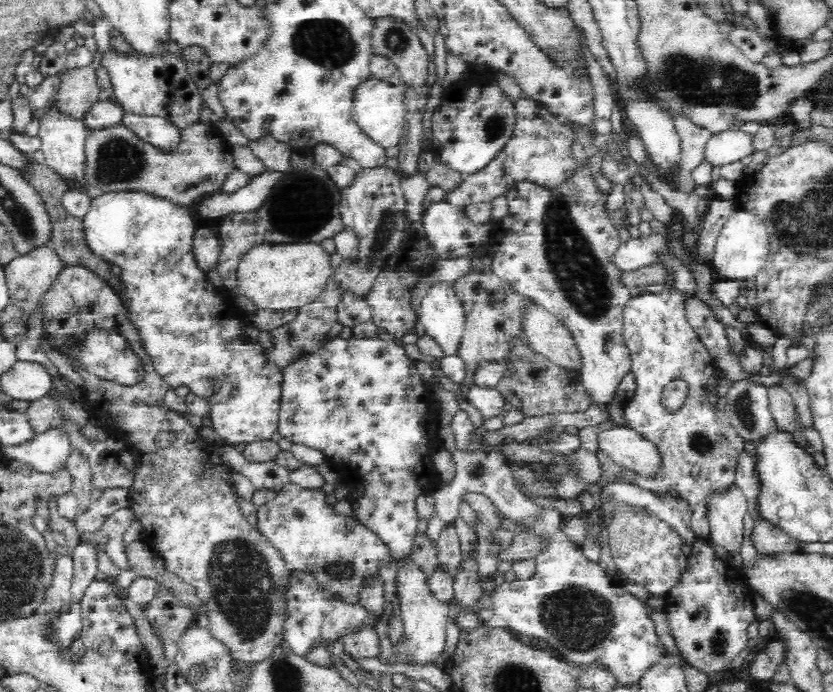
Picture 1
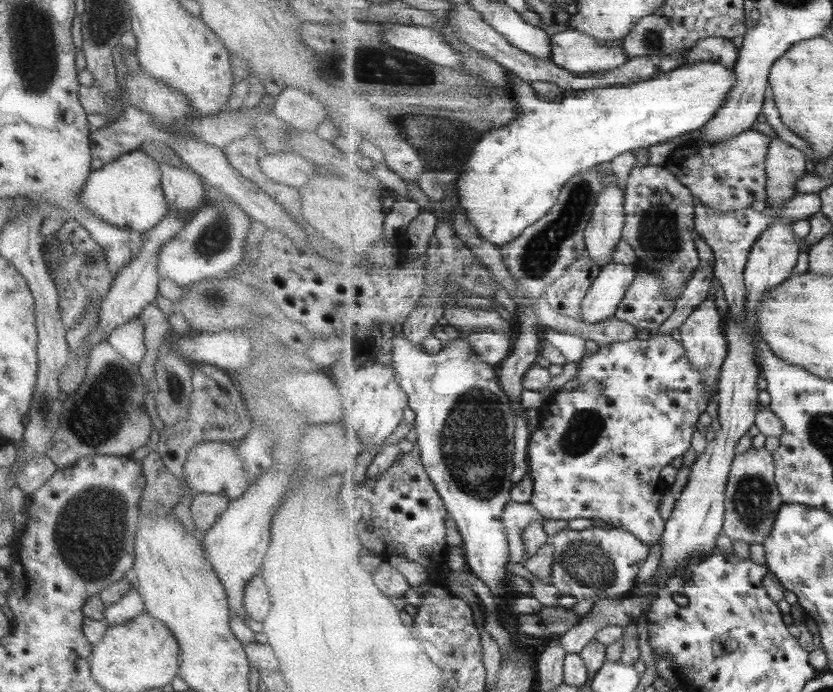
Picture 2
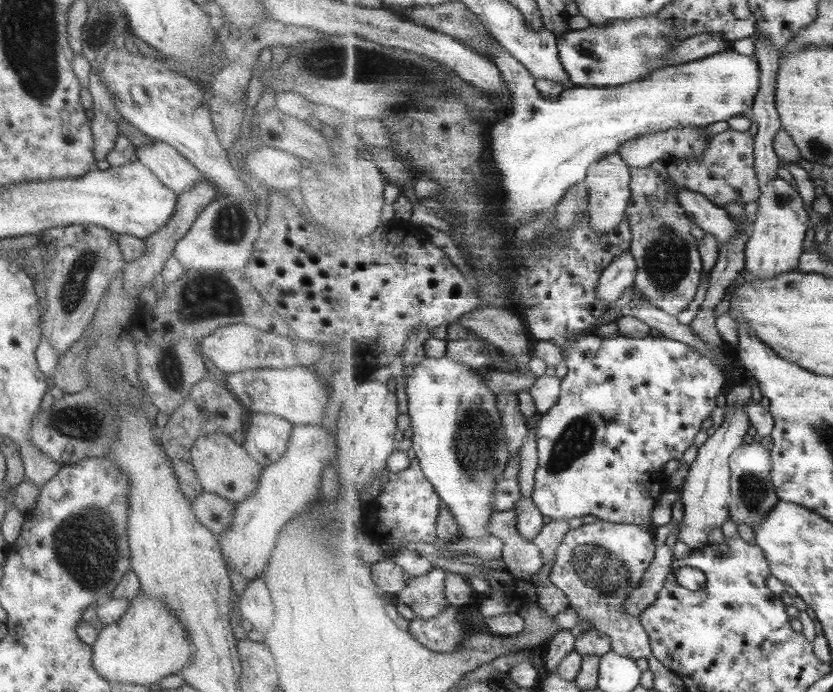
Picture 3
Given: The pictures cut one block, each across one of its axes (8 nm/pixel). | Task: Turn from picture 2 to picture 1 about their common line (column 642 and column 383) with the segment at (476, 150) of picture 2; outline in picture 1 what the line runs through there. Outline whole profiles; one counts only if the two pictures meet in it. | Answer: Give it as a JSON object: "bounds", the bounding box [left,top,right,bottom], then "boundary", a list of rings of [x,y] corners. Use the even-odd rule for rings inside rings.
{"bounds":[351,74,406,149],"boundary":[[[371,74],[368,80],[358,85],[355,90],[351,117],[372,142],[385,149],[399,146],[399,140],[402,138],[406,116],[404,92],[403,84],[391,85],[374,78]]]}

